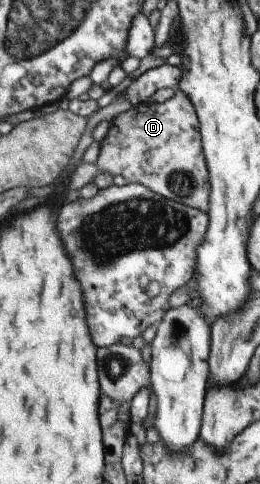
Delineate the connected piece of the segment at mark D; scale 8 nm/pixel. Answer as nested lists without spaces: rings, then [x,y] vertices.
[[[175,89],[162,103],[146,102],[131,106],[109,121],[93,164],[80,161],[73,167],[68,188],[80,189],[94,176],[106,171],[121,175],[127,183],[139,183],[158,196],[206,212],[209,207],[208,172],[203,156],[199,123],[188,97]]]

